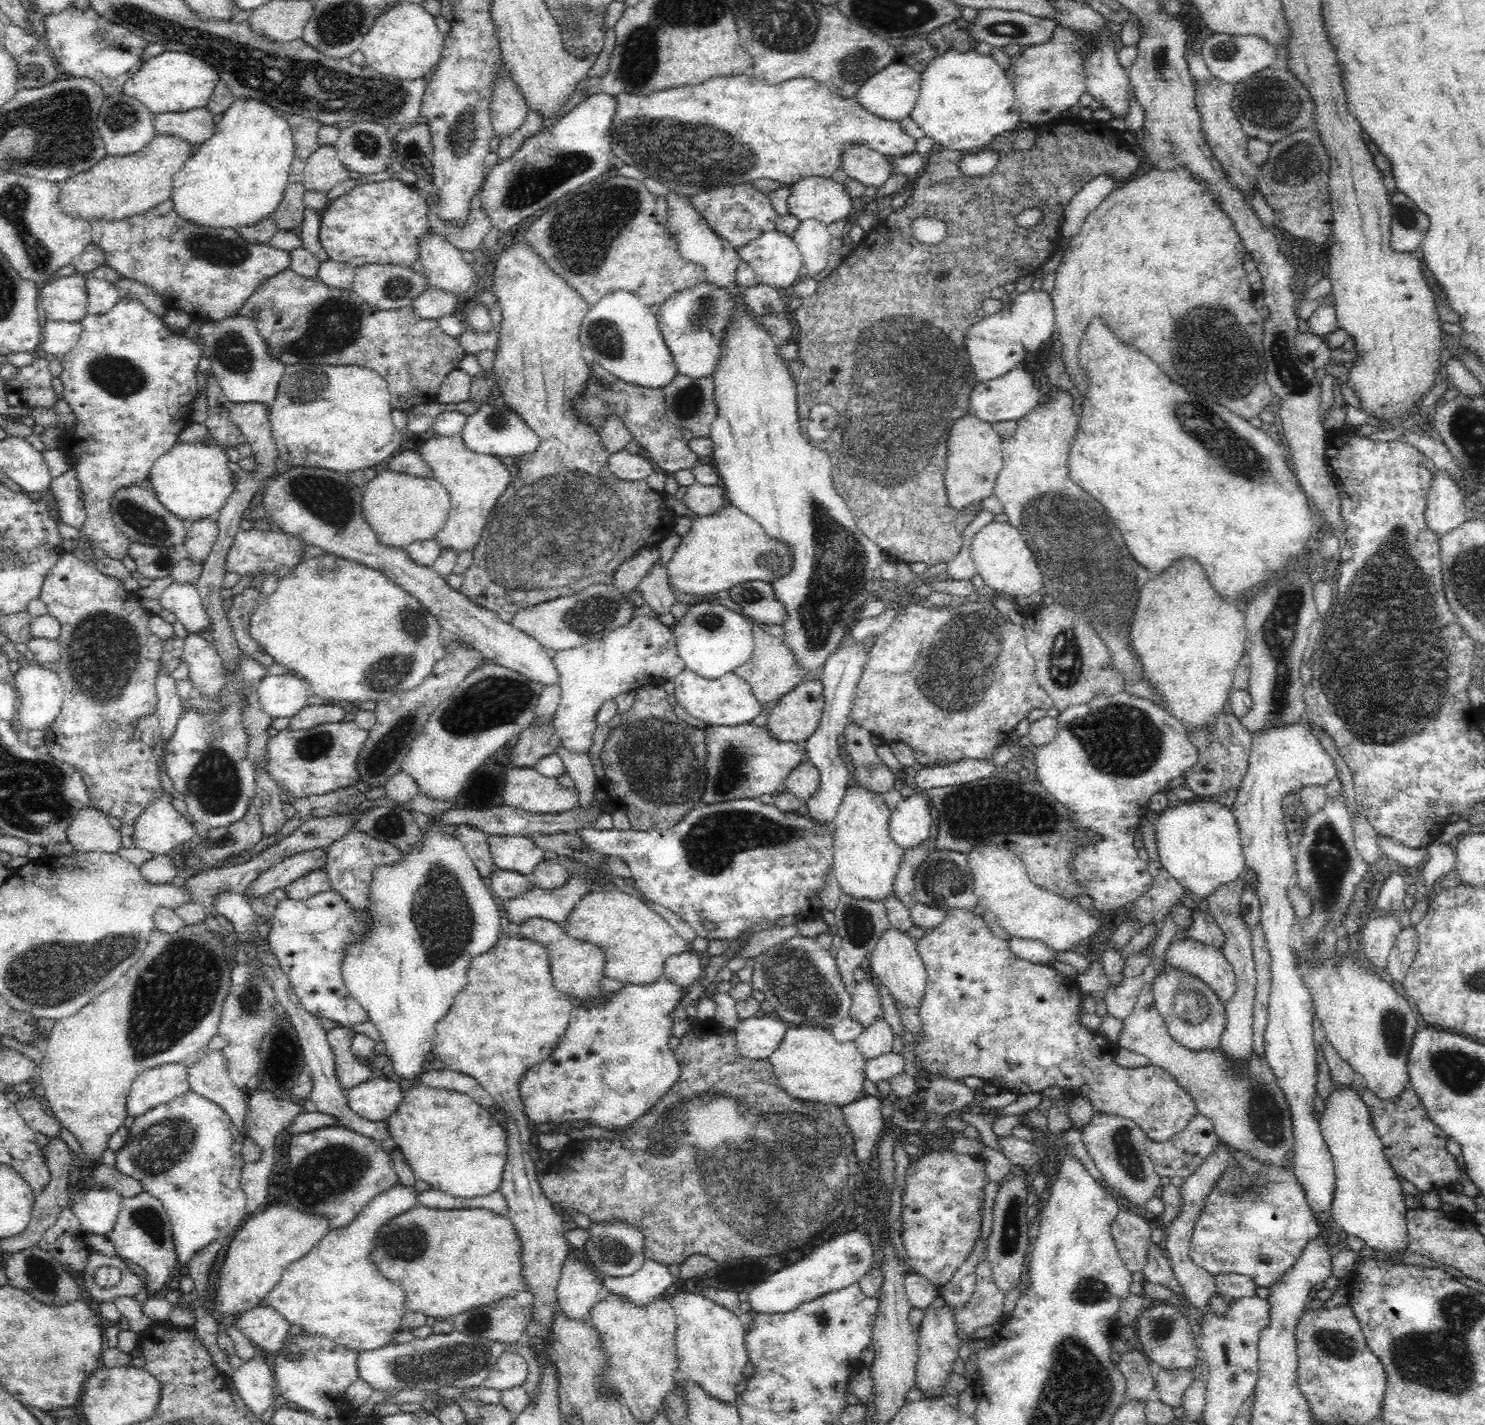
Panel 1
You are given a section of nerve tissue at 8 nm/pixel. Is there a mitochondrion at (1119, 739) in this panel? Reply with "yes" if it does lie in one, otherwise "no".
yes

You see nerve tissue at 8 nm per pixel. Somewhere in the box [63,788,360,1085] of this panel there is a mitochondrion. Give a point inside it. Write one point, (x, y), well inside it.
(176, 994)

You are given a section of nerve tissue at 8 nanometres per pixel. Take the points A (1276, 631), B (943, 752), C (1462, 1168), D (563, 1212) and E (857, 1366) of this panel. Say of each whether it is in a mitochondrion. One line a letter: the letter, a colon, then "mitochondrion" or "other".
A: mitochondrion
B: other
C: other
D: other
E: other

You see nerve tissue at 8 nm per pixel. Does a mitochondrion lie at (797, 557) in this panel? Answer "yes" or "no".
yes

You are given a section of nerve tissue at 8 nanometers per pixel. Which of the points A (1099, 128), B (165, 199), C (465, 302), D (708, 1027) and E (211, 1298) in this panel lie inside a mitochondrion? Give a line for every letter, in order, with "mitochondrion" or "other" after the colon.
A: other
B: other
C: other
D: other
E: other

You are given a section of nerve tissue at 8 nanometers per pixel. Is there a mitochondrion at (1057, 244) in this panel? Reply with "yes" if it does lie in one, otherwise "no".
no

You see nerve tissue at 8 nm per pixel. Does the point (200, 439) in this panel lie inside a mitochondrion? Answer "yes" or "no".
no

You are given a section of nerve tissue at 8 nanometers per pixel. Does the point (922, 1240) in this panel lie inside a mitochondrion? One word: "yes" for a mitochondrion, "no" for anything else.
no

